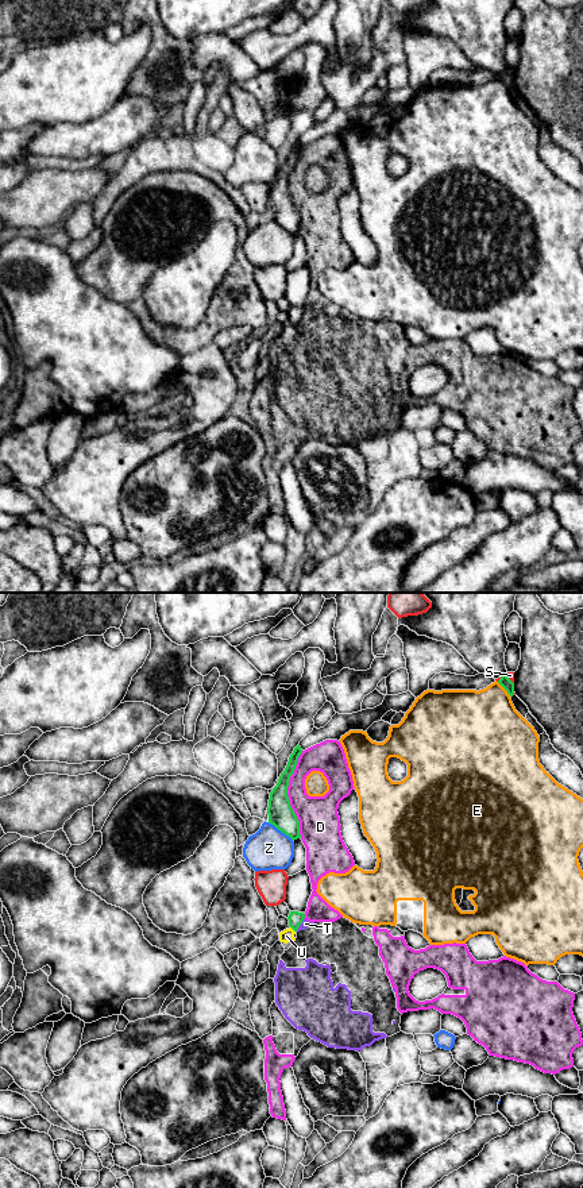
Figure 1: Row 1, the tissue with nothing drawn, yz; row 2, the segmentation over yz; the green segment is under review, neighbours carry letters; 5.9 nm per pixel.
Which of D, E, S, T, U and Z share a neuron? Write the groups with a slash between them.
D T U / E / S / Z

